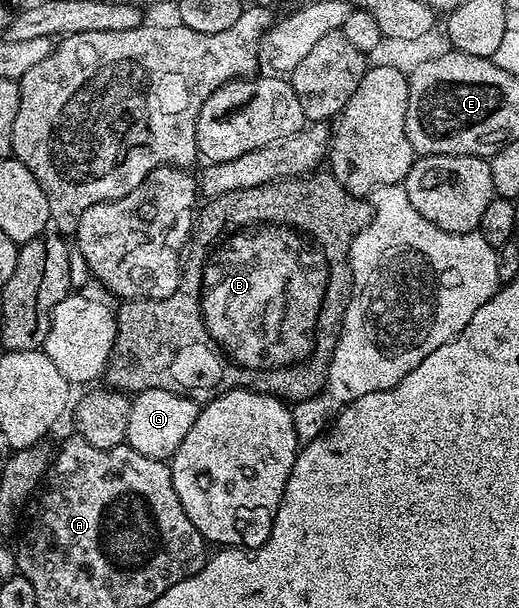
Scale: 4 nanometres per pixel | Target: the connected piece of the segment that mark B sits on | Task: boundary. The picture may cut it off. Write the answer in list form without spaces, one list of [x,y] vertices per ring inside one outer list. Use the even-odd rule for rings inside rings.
[[[317,172],[303,178],[289,178],[283,182],[268,182],[265,186],[246,188],[239,191],[238,198],[244,201],[244,206],[237,208],[237,218],[218,220],[216,232],[206,240],[206,244],[202,244],[200,250],[196,250],[198,276],[196,282],[190,284],[190,288],[186,288],[186,284],[180,284],[169,298],[137,298],[119,303],[120,310],[118,306],[115,311],[116,343],[106,371],[107,385],[111,389],[123,390],[132,396],[143,390],[169,390],[182,394],[191,391],[192,386],[188,379],[188,362],[192,366],[200,362],[200,374],[208,381],[212,392],[223,392],[229,388],[257,390],[259,394],[273,394],[275,398],[289,404],[300,402],[291,407],[292,419],[297,439],[307,444],[324,433],[345,406],[370,392],[394,388],[406,375],[414,372],[414,368],[418,368],[418,364],[422,364],[422,360],[426,360],[430,352],[458,337],[466,324],[474,320],[474,312],[478,312],[478,308],[482,308],[486,300],[494,297],[502,285],[498,276],[498,252],[493,246],[486,244],[480,233],[452,234],[436,227],[410,204],[410,197],[400,184],[378,188],[371,194],[369,201],[367,197],[346,192],[346,188],[342,188],[342,184],[338,184],[331,173]],[[327,382],[328,390],[322,391],[317,398],[312,398]]]

